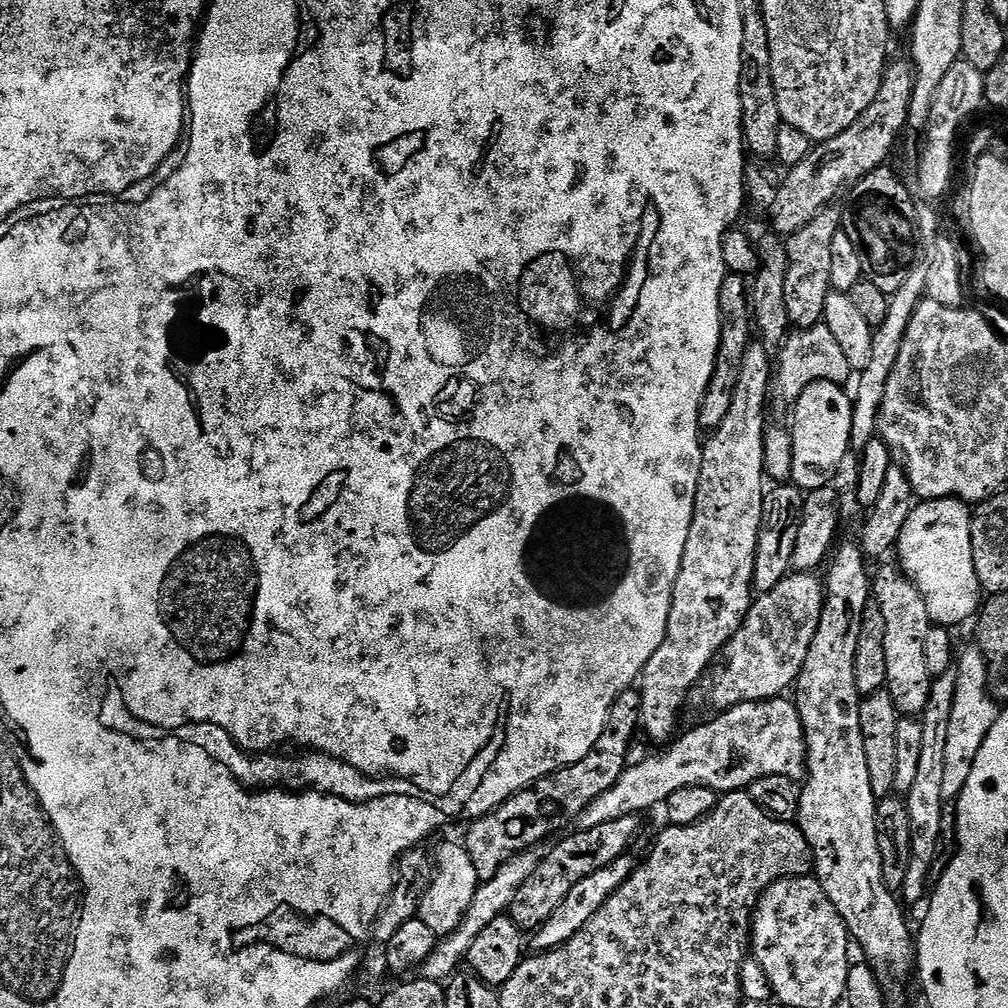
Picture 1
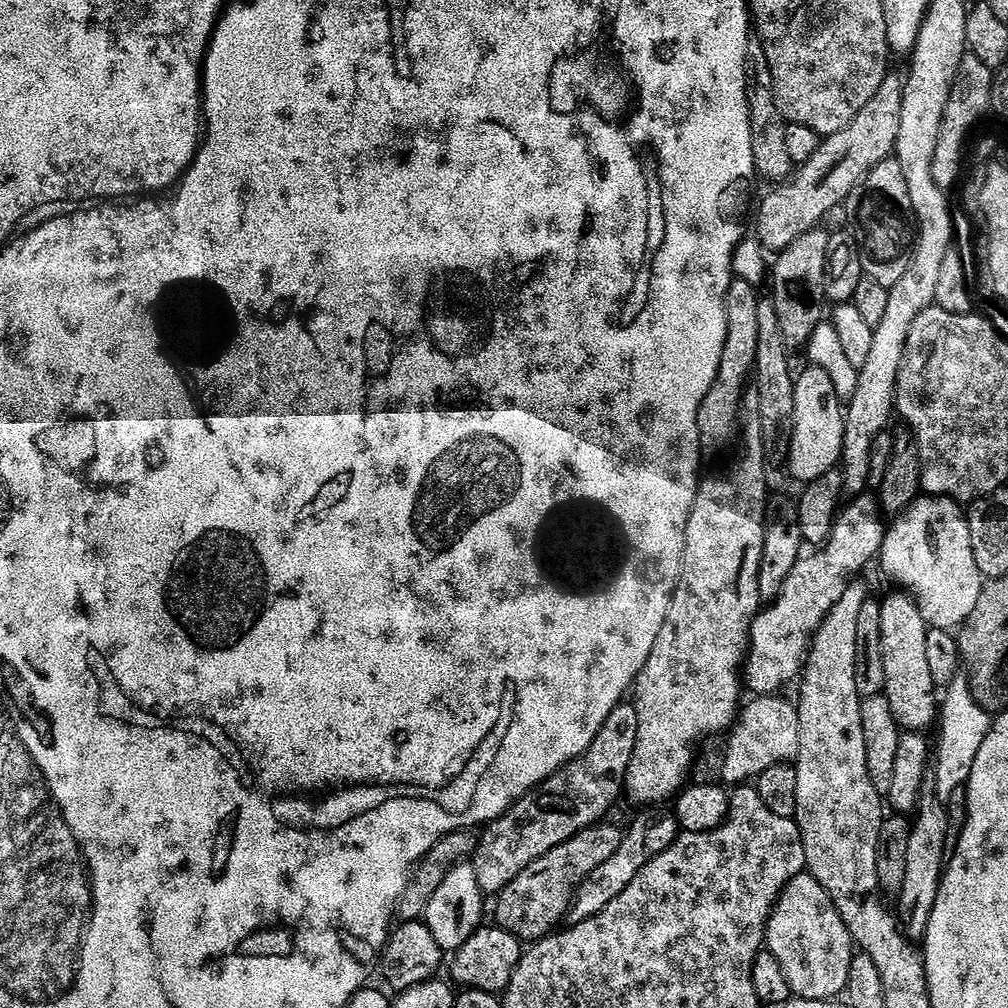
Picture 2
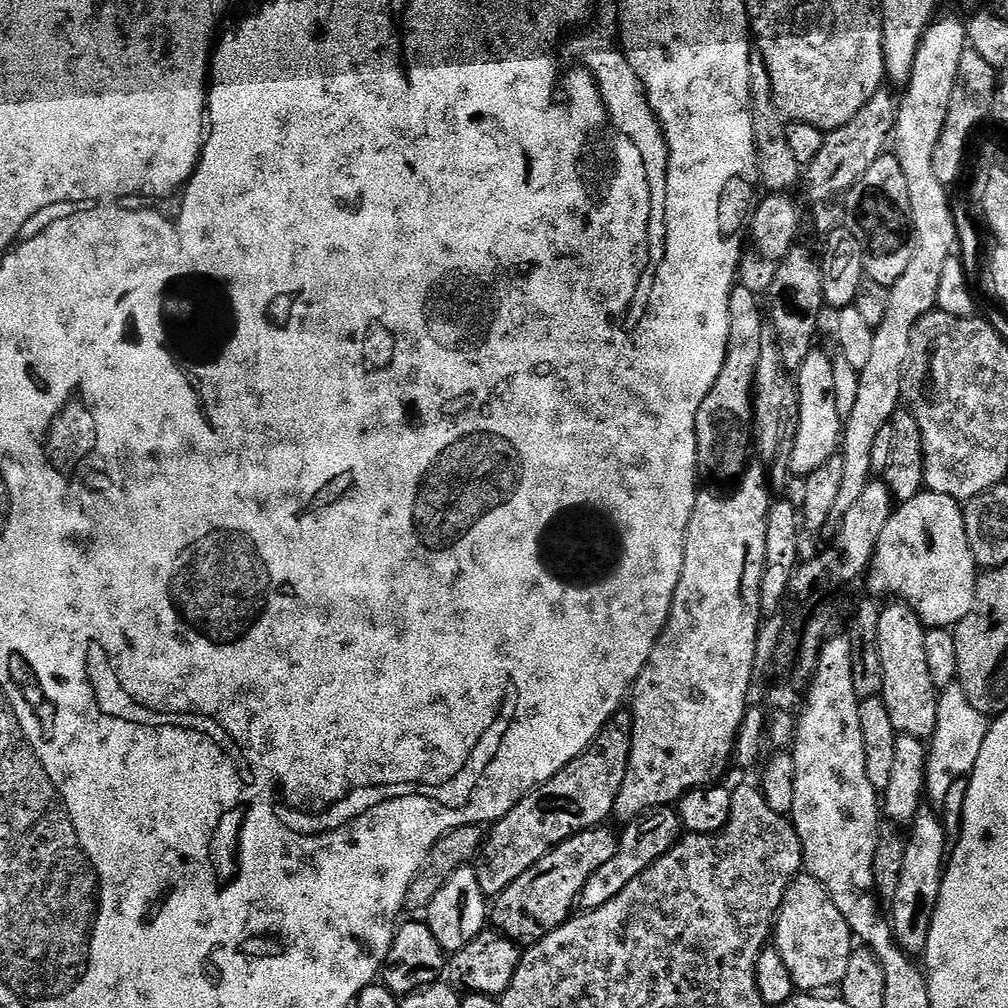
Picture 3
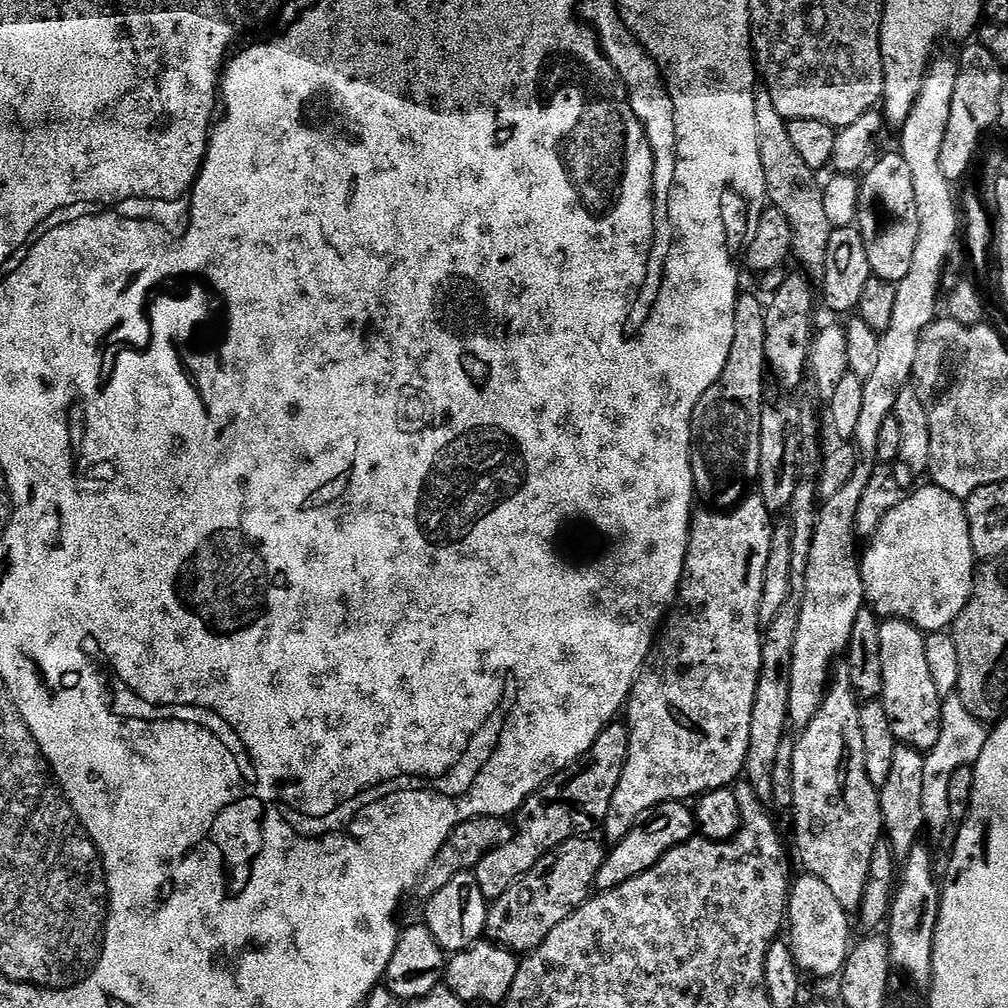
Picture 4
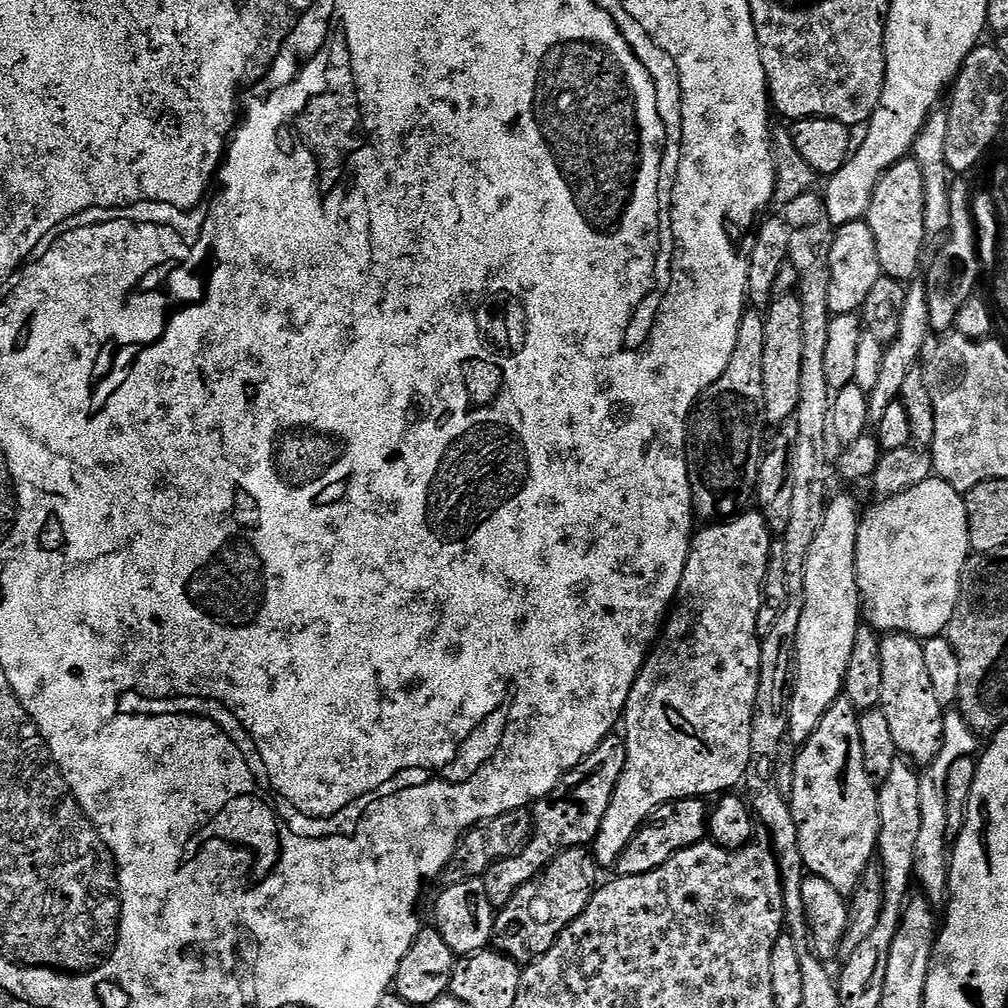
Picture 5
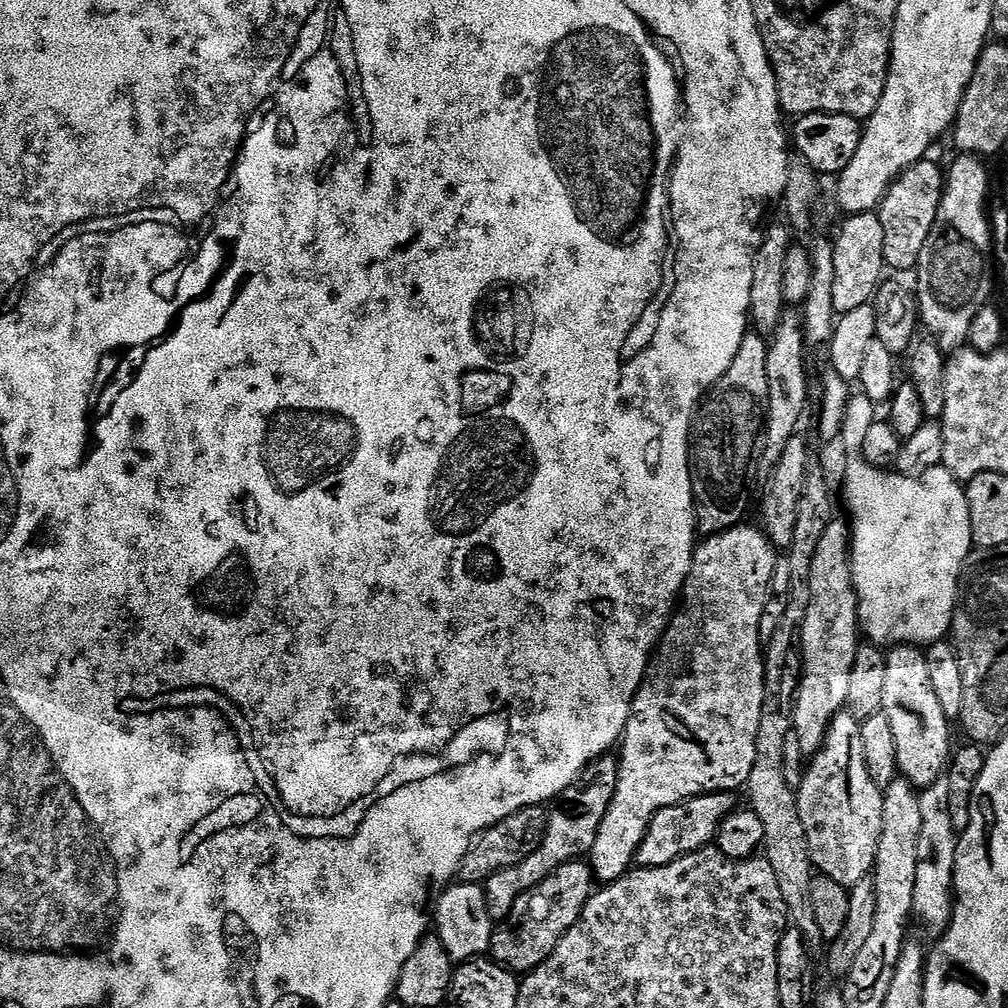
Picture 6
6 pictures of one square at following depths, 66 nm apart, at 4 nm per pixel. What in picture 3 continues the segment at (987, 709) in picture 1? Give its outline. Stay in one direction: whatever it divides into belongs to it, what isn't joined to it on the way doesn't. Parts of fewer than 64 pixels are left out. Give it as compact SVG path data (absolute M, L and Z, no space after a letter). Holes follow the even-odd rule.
M959 682L943 689L938 696L938 722L936 734L931 737L928 749L928 786L926 796L933 805L942 806L946 802L946 792L958 779L967 777L982 754L982 742L990 727L989 717L978 714L974 706L968 704L966 694Z

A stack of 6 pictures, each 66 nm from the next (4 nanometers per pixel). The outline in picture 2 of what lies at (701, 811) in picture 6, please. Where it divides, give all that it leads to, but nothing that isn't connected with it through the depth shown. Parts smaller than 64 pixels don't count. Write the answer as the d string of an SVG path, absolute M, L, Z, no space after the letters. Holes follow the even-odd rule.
M664 810L637 811L640 813L633 818L632 825L623 829L622 846L618 846L618 850L614 850L614 854L608 861L602 862L602 866L590 870L588 877L576 889L566 917L569 925L581 924L594 918L594 914L602 914L602 910L606 910L606 906L610 906L610 902L614 902L614 898L618 898L618 894L622 894L622 890L630 886L630 882L642 870L642 866L646 866L646 862L658 858L662 850L676 841L678 825L675 815L671 811L660 811Z

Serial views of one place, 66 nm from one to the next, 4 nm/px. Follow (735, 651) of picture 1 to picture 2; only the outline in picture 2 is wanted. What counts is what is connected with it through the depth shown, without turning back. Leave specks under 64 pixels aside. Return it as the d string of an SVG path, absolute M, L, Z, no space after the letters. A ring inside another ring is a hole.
M872 494L857 495L849 504L847 501L841 507L827 542L815 549L816 556L801 555L794 570L790 570L790 578L786 578L786 586L782 586L776 599L767 606L761 607L759 614L754 618L750 647L747 649L746 659L742 665L742 680L747 691L749 688L756 696L774 696L781 691L779 688L786 687L792 679L795 681L803 673L812 639L816 637L816 631L820 629L822 622L830 614L830 610L834 610L834 602L842 598L842 590L848 583L853 578L859 577L860 571L871 560L873 563L879 557L886 528L880 522L882 509L879 499L875 495L868 495Z

